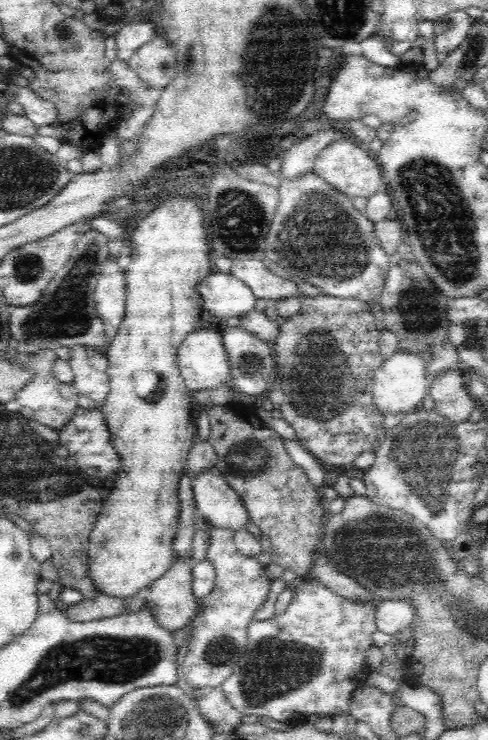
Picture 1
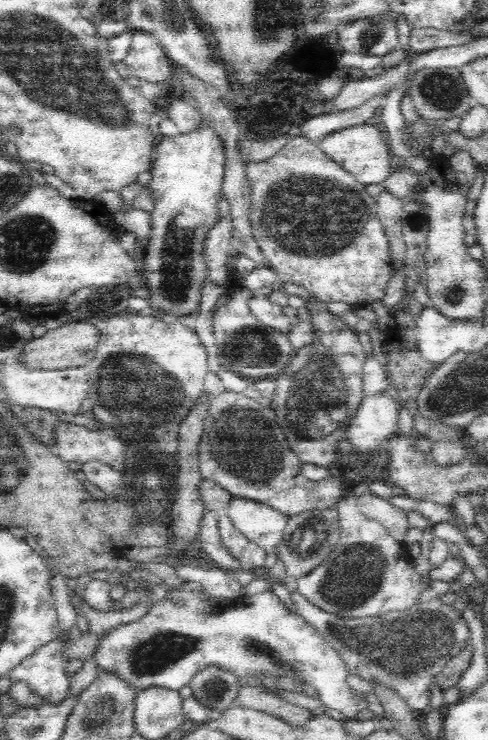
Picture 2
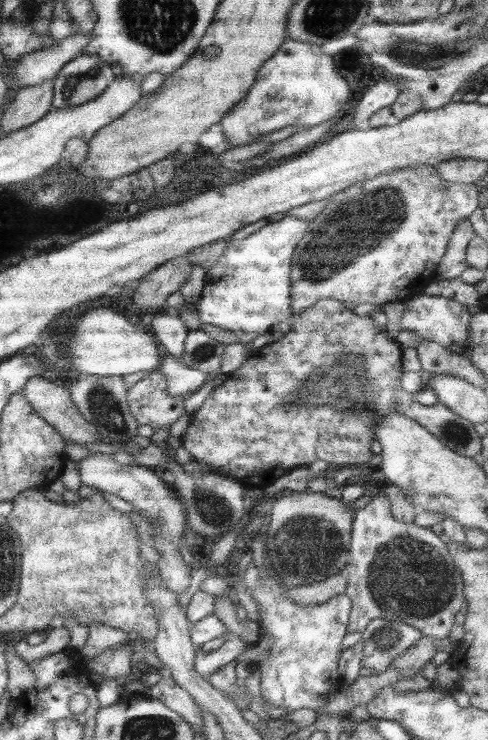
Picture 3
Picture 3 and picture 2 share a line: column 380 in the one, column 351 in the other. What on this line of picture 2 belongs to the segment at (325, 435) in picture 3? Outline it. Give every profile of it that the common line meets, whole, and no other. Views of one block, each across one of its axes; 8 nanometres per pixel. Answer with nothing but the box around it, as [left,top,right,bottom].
[272,297,367,468]

